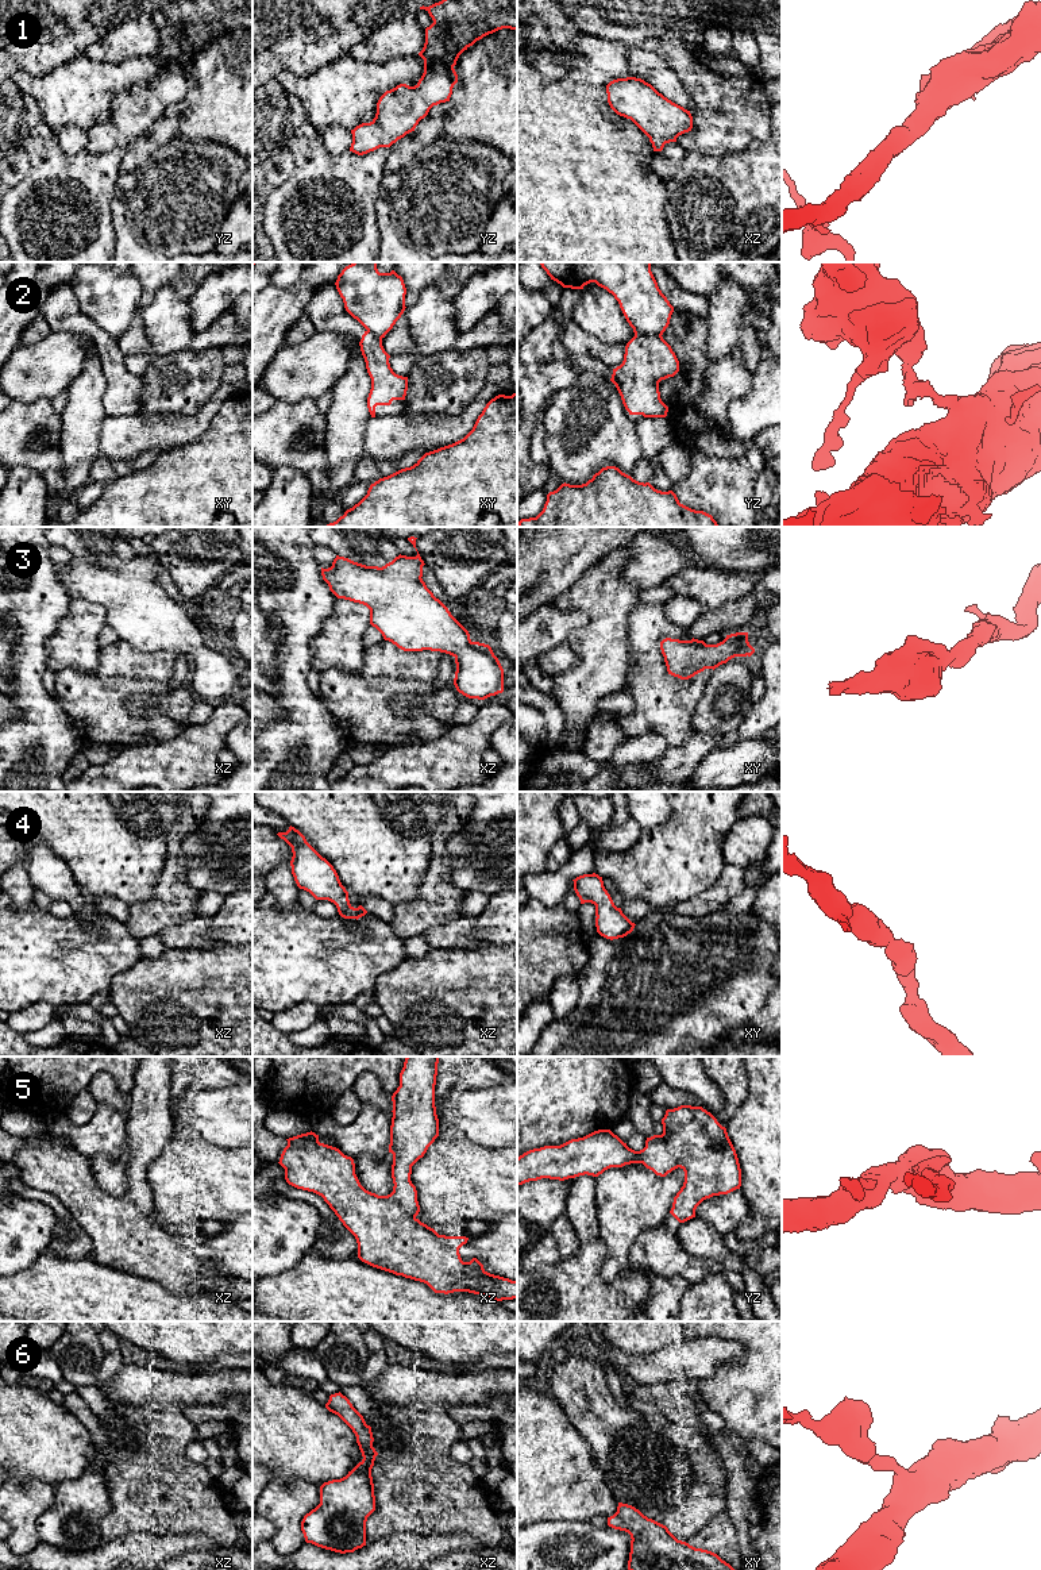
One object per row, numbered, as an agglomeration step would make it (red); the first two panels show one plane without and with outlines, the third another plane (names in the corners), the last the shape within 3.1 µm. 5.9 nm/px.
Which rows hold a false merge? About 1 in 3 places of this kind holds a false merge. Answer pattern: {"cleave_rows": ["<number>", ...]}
{"cleave_rows": ["2"]}

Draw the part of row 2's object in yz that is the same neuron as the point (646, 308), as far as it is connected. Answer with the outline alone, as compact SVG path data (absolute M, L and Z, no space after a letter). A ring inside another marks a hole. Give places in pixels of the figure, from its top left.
M539 262L563 288L583 289L595 282L618 301L635 335L662 336L674 307L662 293L651 262Z

